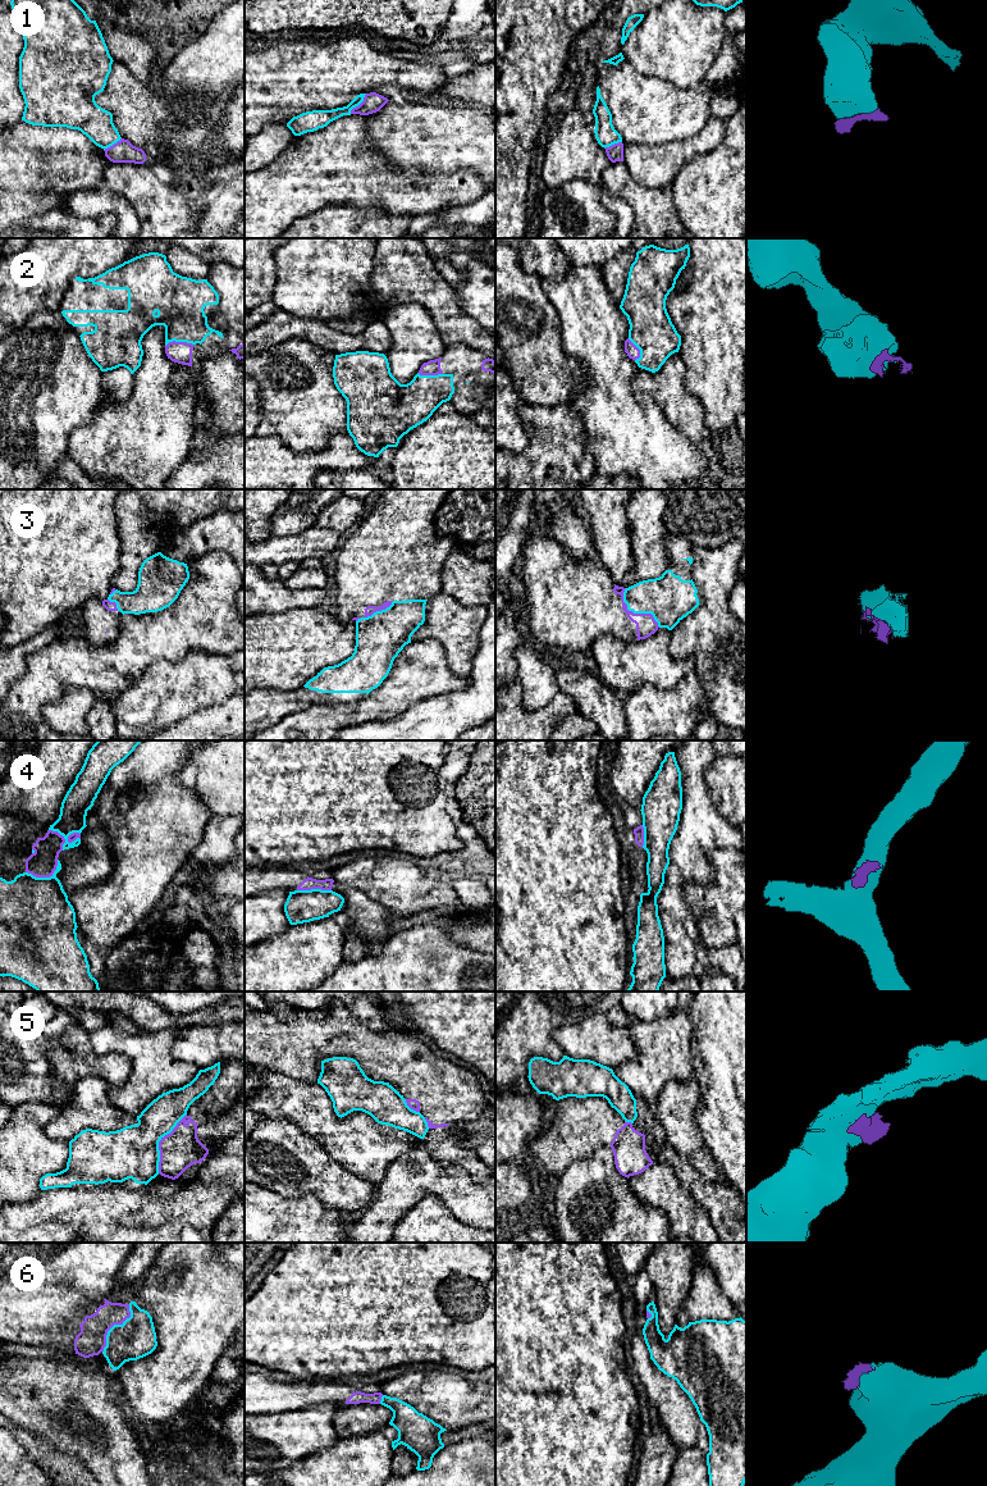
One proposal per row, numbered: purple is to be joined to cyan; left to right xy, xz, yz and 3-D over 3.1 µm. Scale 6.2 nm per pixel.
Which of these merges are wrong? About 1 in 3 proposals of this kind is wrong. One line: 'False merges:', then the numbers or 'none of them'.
False merges: 1, 4, 5

